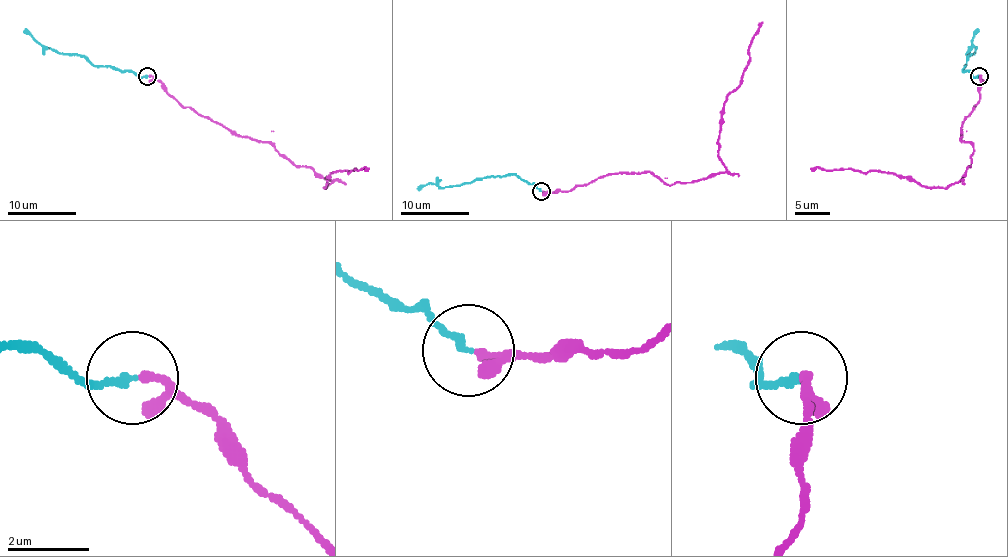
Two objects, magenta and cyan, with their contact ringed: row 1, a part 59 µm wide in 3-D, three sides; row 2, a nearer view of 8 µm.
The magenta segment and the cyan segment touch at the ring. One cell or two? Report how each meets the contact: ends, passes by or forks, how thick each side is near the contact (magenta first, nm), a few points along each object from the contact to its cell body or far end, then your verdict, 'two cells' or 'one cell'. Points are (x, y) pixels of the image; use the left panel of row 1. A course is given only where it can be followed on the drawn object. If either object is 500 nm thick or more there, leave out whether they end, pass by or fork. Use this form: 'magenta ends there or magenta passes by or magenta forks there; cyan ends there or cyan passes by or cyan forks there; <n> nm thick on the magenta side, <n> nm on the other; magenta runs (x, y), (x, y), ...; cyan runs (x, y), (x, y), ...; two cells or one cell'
magenta passes by; cyan ends there; 140 nm thick on the magenta side, 180 nm on the other; magenta runs (149, 76), (185, 107), (242, 136), (269, 142), (297, 166), (333, 181), (326, 188), (330, 174), (369, 169); cyan runs (147, 76), (90, 64), (78, 54), (59, 54), (40, 45), (23, 31); one cell

